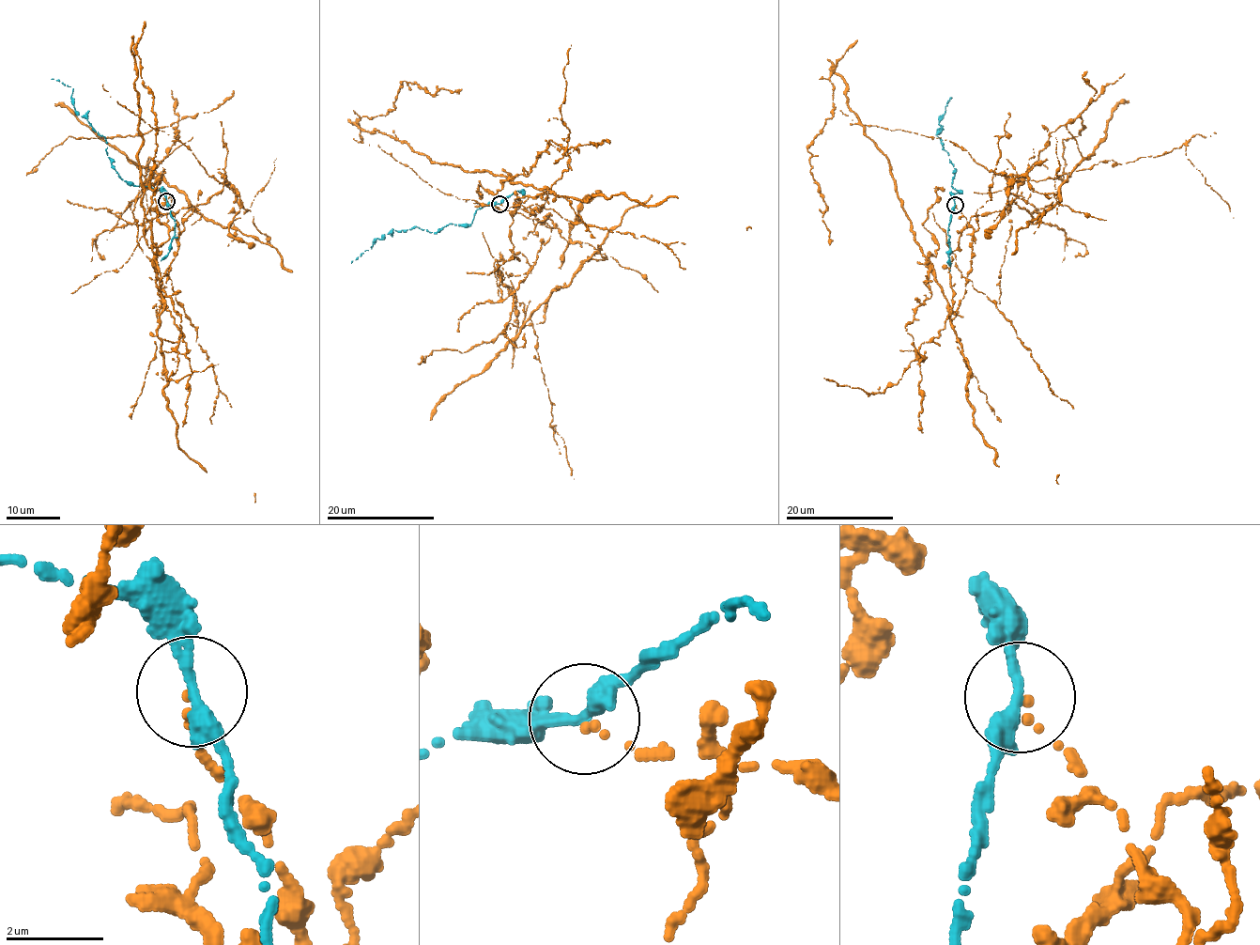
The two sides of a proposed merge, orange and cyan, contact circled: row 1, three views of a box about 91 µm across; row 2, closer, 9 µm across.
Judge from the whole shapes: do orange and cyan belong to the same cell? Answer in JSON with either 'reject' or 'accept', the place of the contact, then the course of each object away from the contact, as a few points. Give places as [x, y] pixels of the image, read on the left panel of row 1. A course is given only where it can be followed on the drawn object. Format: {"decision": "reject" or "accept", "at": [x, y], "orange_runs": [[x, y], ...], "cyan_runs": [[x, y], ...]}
{"decision": "reject", "at": [166, 201], "orange_runs": [[166, 200], [178, 242], [158, 315], [163, 299], [142, 204], [134, 49], [153, 96], [149, 183], [161, 224]], "cyan_runs": [[166, 200], [160, 191], [122, 180], [109, 157], [107, 142], [74, 110], [72, 88], [52, 79]]}

